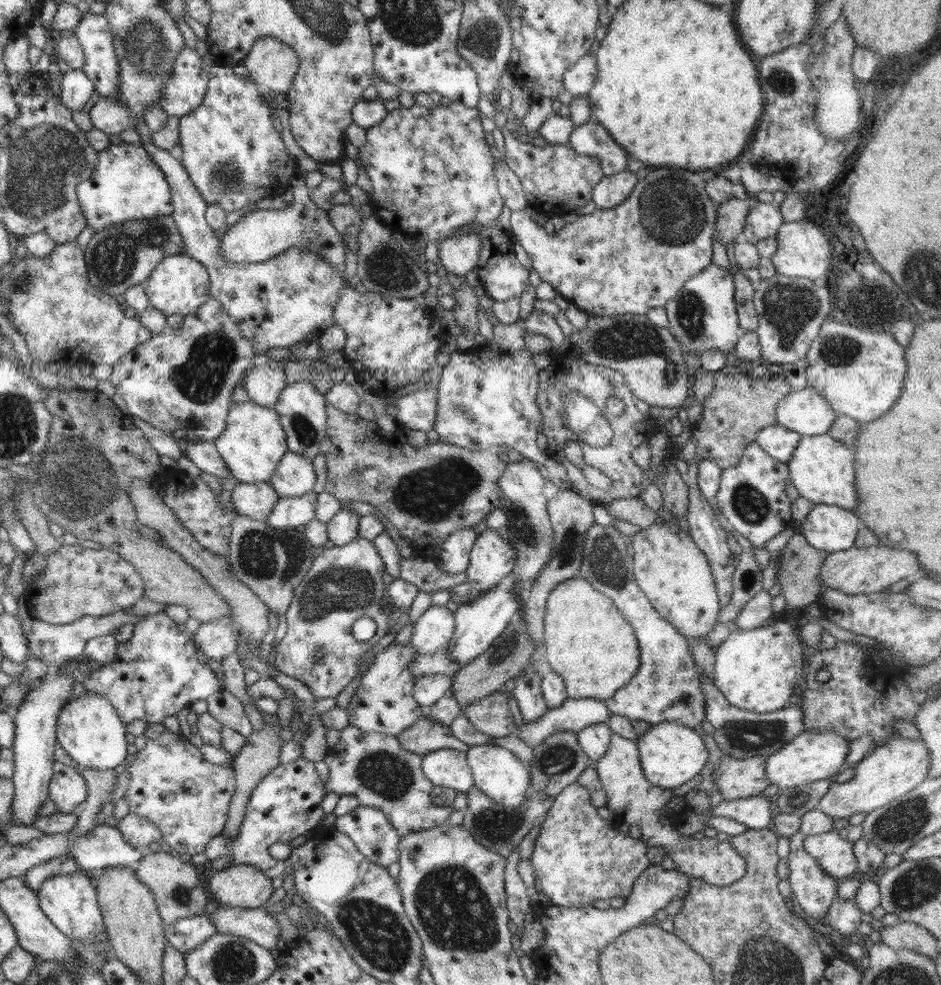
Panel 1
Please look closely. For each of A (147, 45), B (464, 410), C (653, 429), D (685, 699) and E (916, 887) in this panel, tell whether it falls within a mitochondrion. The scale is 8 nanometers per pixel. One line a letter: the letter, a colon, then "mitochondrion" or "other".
A: mitochondrion
B: mitochondrion
C: other
D: other
E: mitochondrion

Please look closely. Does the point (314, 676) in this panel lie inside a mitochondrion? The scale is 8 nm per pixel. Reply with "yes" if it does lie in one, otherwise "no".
no

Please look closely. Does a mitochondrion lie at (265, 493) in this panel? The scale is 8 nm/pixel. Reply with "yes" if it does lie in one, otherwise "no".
no

